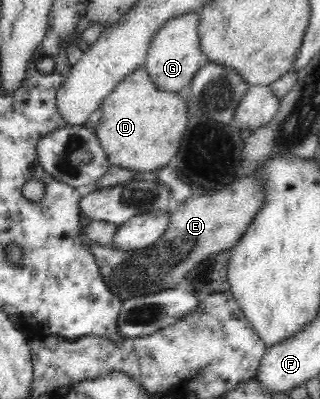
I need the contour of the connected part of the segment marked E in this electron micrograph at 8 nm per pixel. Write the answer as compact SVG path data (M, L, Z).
M257 171L235 178L229 186L219 190L212 195L194 195L187 198L179 209L169 215L170 223L165 232L144 253L135 251L120 252L119 249L111 246L99 246L91 242L88 248L93 253L93 258L98 263L99 272L105 279L107 287L114 292L115 296L122 301L129 300L143 295L158 294L160 291L171 289L177 286L177 282L183 282L183 278L196 268L199 263L206 261L210 256L219 252L231 250L246 233L246 228L253 222L258 210L267 202L267 179L261 177Z

